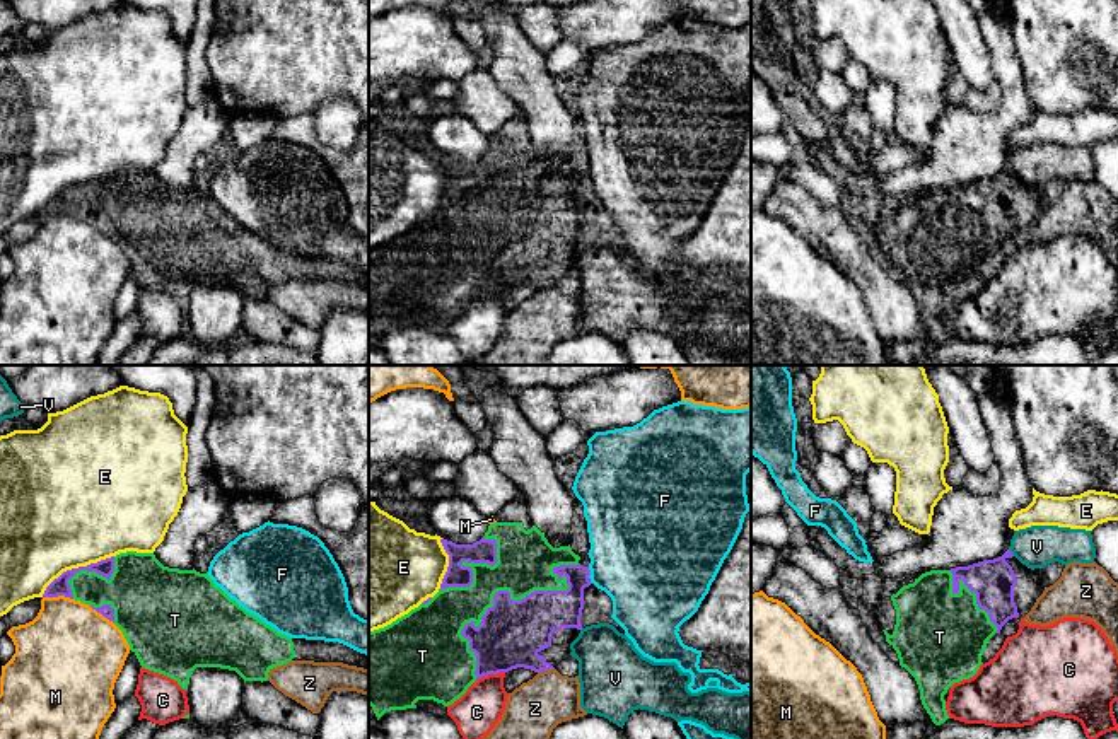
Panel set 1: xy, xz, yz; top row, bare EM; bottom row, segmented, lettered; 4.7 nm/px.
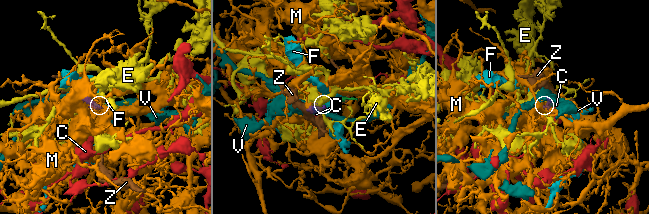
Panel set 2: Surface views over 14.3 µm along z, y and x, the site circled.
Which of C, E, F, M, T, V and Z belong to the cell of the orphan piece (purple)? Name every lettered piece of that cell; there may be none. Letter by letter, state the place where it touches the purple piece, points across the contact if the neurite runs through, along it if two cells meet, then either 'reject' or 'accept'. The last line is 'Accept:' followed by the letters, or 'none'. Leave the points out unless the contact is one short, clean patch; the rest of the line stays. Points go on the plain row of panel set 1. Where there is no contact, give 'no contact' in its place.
C: xz (490, 290) | reject
E: xy (75, 186) | reject
F: xz (589, 190) | along xz (588, 185), (589, 195) | reject
M: xy (58, 212) | along xy (43, 214), (69, 214), (72, 217) | reject
T: xz (509, 210) | accept
V: yz (1011, 169) | reject
Z: xz (545, 287) | along xz (553, 285), (538, 290) | reject
Accept: T

